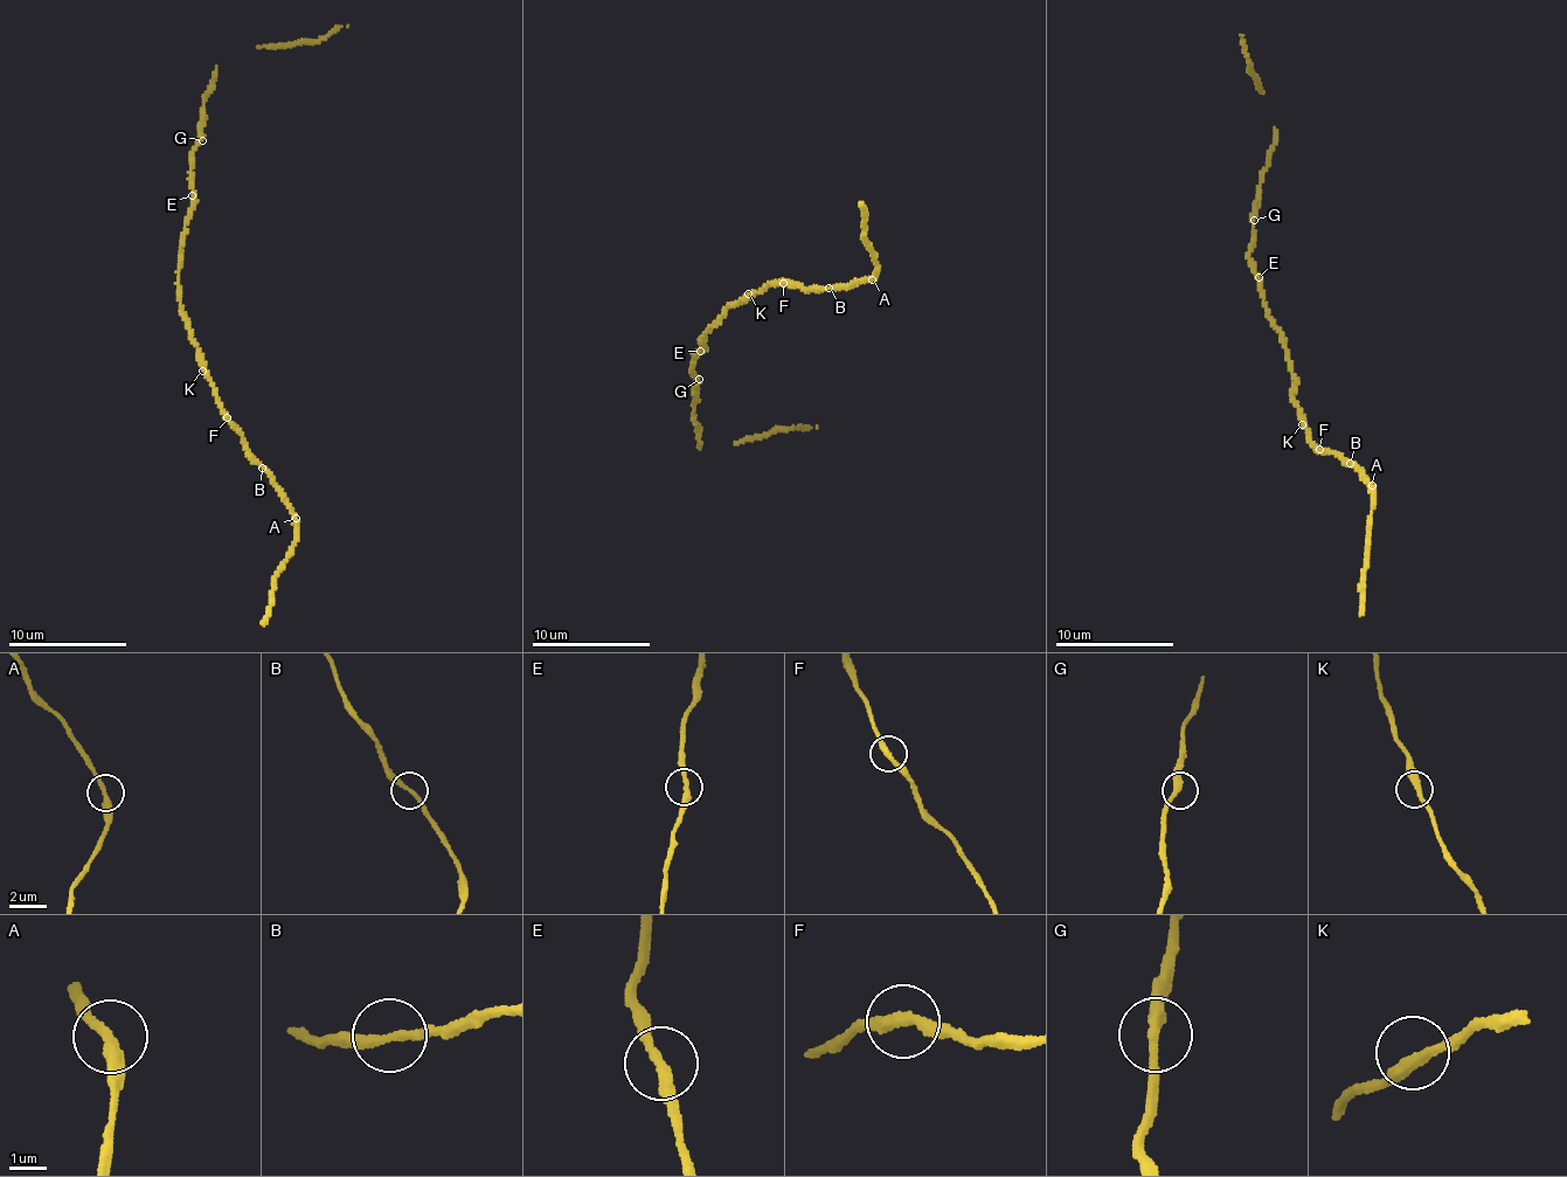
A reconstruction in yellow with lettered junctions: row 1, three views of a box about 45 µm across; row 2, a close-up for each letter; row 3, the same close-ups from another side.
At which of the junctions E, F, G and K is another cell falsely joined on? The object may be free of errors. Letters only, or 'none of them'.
none of them

